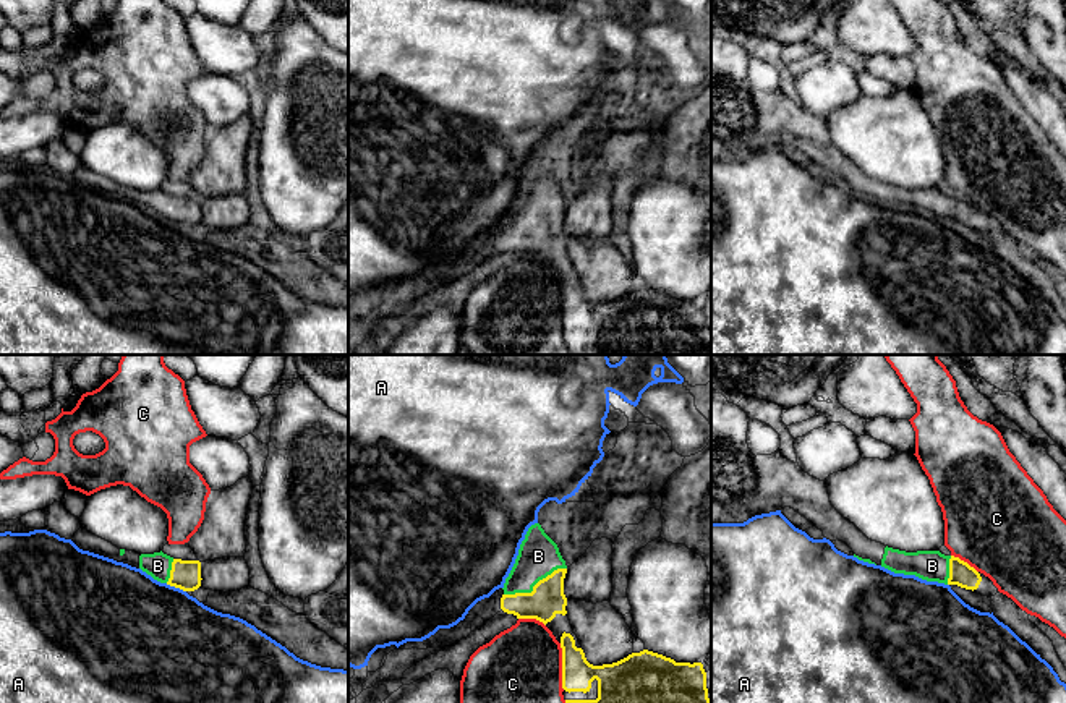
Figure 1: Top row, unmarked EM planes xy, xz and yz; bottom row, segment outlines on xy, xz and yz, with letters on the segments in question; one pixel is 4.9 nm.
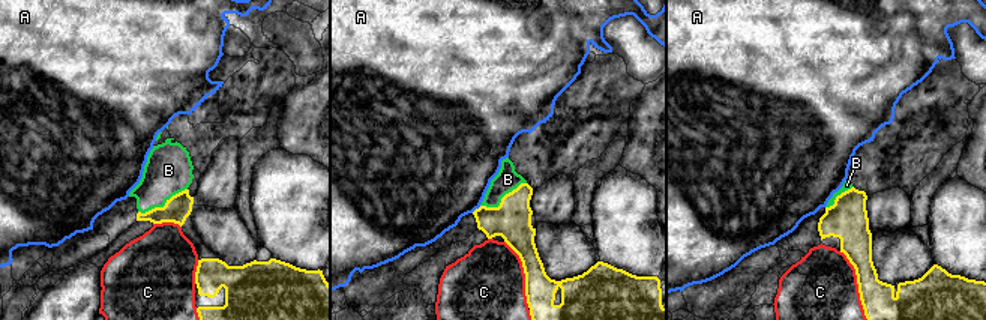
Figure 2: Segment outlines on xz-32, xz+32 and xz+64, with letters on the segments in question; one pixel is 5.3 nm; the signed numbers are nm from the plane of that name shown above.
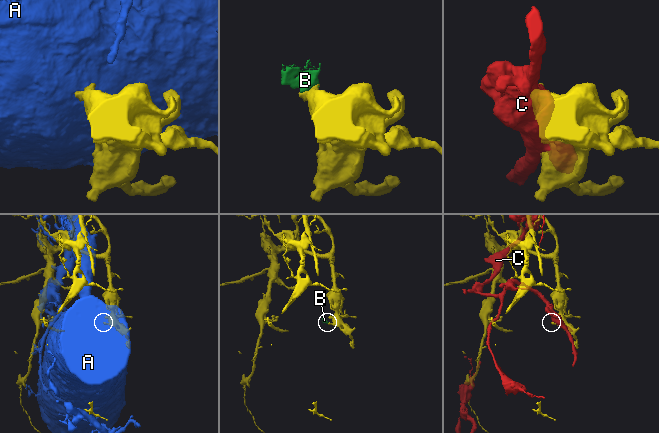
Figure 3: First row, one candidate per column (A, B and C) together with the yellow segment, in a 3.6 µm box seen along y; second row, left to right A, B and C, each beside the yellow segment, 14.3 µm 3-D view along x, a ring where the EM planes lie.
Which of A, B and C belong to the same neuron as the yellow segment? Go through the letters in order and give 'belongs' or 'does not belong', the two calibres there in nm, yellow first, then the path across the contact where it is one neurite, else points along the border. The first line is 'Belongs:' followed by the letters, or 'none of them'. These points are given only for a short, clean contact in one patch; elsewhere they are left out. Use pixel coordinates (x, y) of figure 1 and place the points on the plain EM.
Belongs: B
A: does not belong | 140/500 nm
B: belongs | 170/200 nm | across xz (546, 237), (533, 224), (538, 211), (538, 193)
C: does not belong | 160/460 nm

